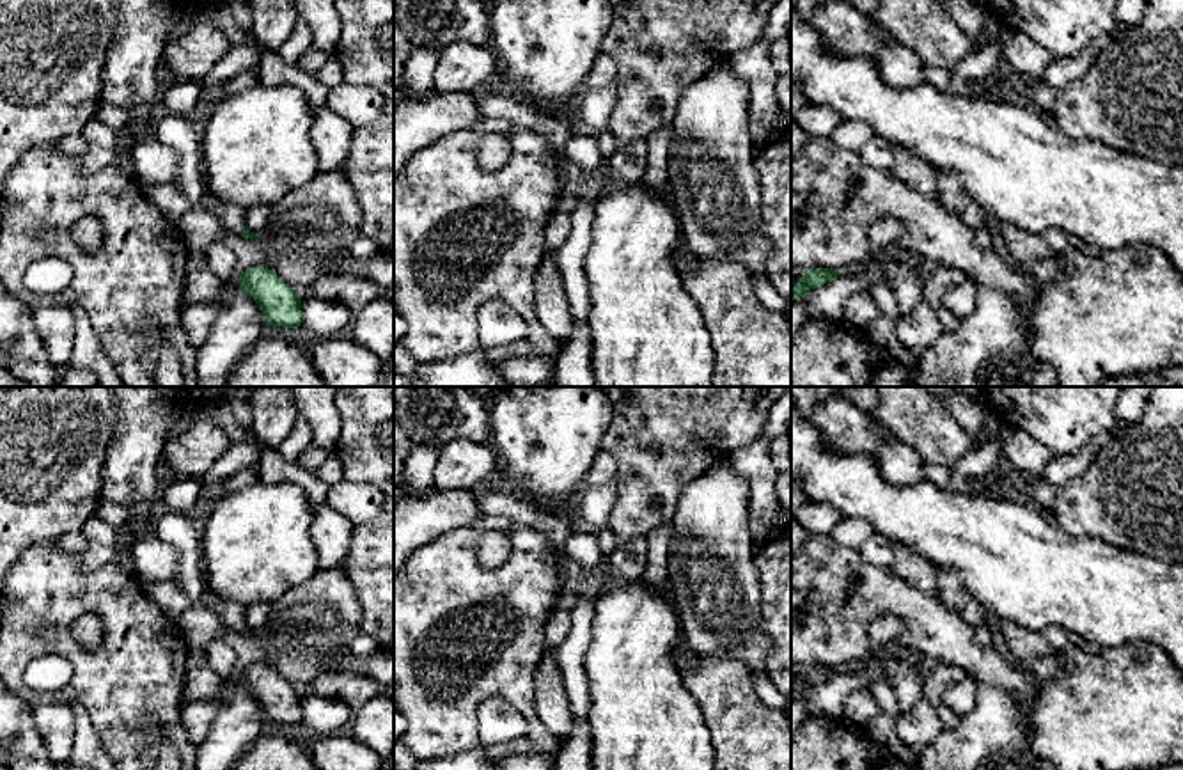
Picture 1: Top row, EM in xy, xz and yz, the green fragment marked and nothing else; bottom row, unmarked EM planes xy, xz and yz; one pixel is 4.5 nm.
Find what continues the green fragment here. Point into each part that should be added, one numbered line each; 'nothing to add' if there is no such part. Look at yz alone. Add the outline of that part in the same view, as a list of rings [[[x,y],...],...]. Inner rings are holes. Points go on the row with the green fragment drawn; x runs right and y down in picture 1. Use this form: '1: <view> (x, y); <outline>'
nothing to add

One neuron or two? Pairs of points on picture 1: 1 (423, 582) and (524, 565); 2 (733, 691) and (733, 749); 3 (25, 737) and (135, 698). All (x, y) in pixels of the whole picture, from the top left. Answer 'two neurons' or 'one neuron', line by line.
1: one neuron
2: one neuron
3: two neurons

